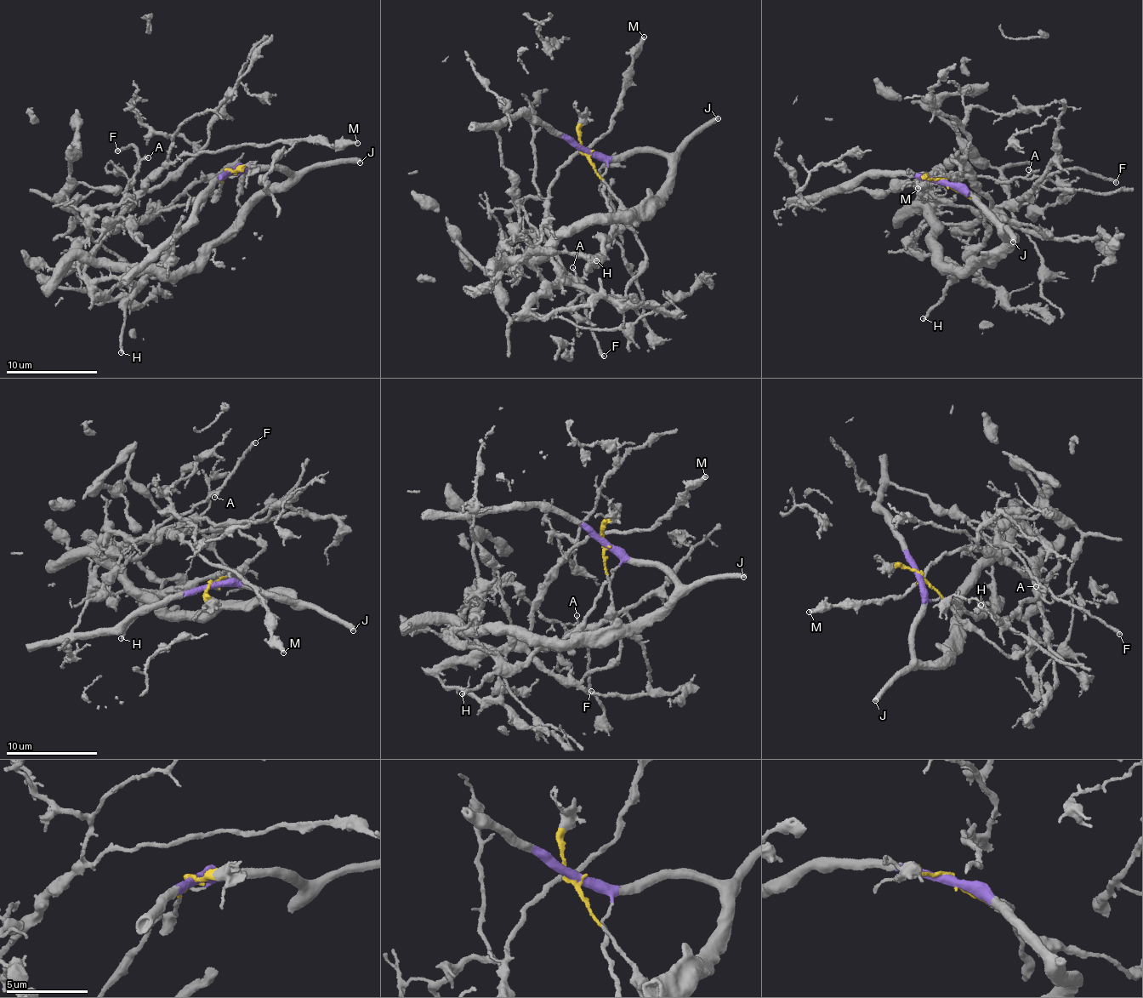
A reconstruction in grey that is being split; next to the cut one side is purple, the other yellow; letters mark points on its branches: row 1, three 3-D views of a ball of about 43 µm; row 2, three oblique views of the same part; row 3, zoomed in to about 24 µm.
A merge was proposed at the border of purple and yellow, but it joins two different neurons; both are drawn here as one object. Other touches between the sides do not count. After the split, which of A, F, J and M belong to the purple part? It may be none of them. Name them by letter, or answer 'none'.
A, F, J

